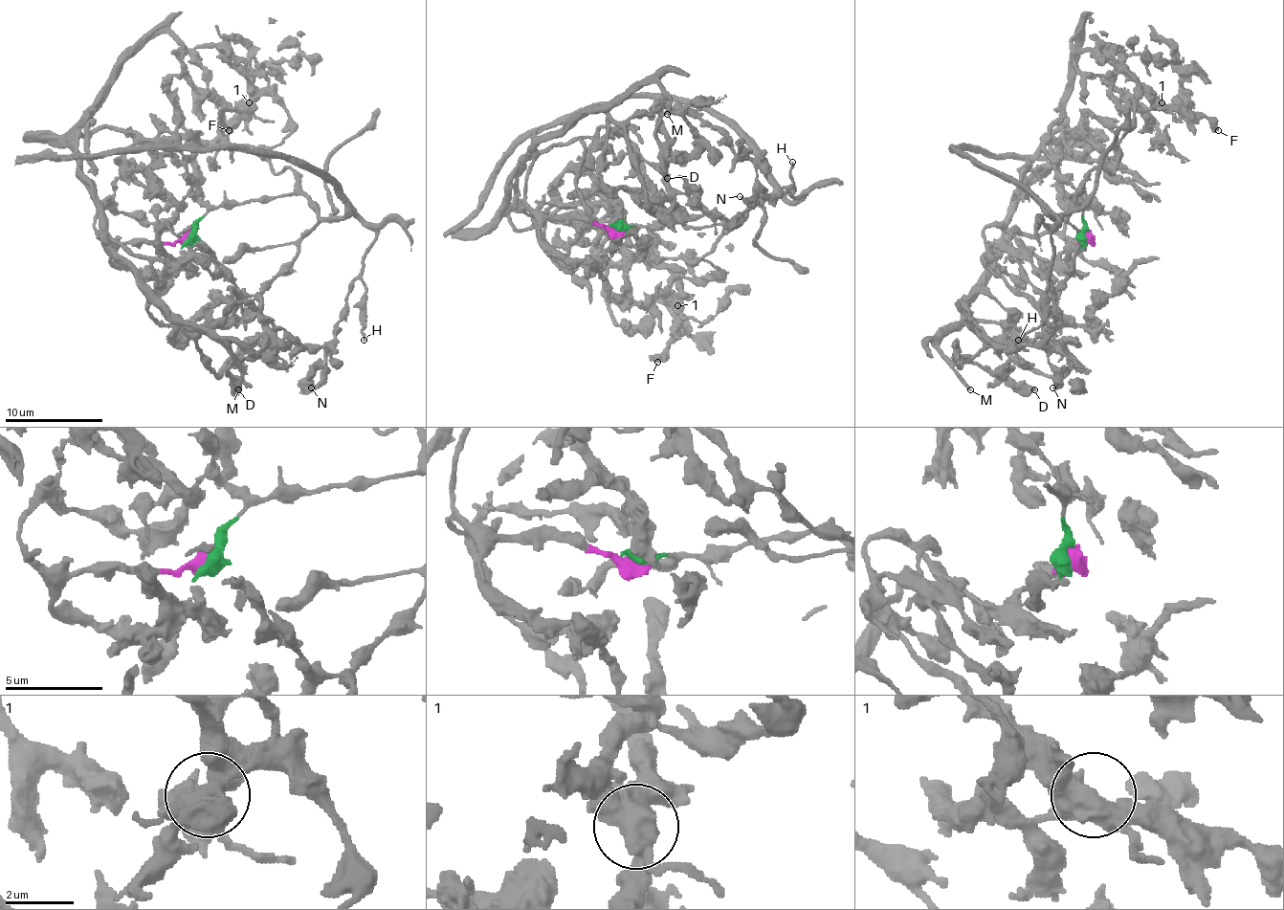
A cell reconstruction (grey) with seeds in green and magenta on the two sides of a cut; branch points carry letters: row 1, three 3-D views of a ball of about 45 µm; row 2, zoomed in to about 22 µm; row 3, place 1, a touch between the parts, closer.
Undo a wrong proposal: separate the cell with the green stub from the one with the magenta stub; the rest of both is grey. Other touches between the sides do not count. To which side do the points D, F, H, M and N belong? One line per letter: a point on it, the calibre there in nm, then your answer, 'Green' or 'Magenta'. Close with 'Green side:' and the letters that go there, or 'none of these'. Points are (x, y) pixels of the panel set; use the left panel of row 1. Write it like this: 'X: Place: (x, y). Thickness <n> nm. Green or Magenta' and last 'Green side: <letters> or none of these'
D: Place: (238, 389). Thickness 550 nm. Magenta
F: Place: (229, 130). Thickness 400 nm. Magenta
H: Place: (364, 340). Thickness 200 nm. Green
M: Place: (238, 389). Thickness 260 nm. Magenta
N: Place: (311, 388). Thickness 300 nm. Green
Green side: H, N

